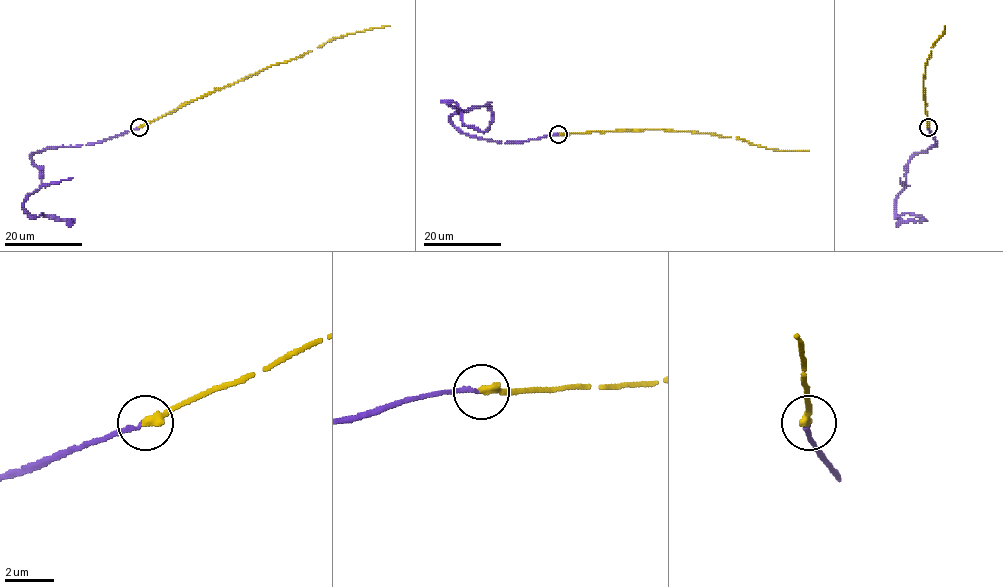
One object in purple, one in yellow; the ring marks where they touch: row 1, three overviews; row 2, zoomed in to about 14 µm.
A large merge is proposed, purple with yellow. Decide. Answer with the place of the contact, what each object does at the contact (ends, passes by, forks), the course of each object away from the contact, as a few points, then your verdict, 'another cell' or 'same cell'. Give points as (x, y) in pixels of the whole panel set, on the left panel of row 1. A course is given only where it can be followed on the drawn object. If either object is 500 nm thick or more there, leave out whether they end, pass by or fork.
at (139, 127); purple ends there; yellow ends there; purple runs (139, 127), (31, 155), (41, 186), (25, 199), (24, 208), (36, 216), (74, 221), (71, 226); yellow runs (139, 127), (216, 89), (301, 56), (335, 38), (390, 25); same cell

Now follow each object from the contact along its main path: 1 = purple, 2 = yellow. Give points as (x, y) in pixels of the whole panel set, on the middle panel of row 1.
1: (558, 135), (498, 142), (462, 134), (450, 120), (460, 111), (443, 100), (485, 131), (490, 101)
2: (558, 135), (653, 129), (737, 137), (770, 149), (809, 150)

